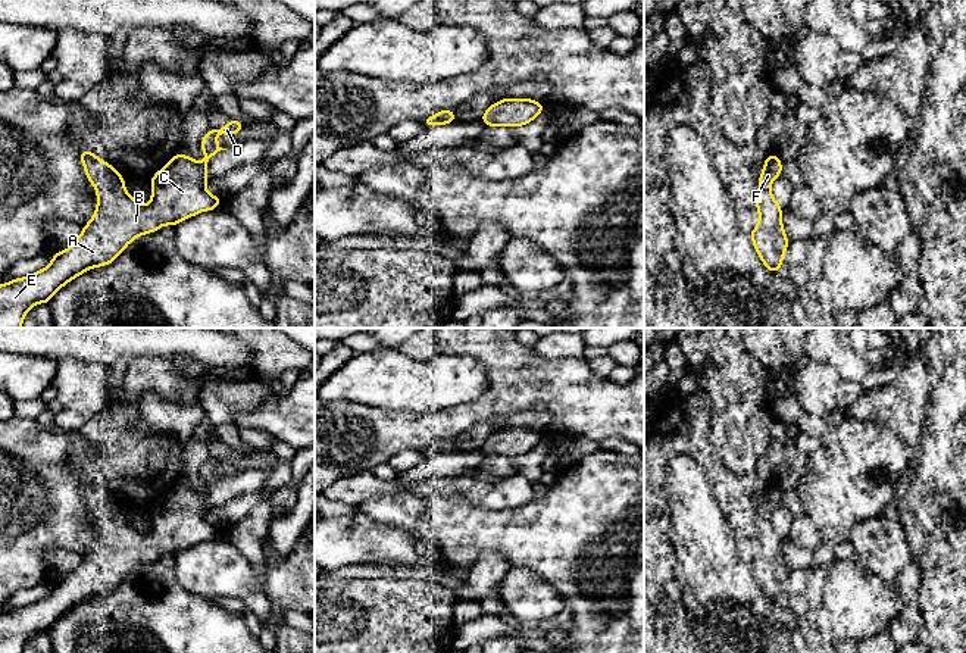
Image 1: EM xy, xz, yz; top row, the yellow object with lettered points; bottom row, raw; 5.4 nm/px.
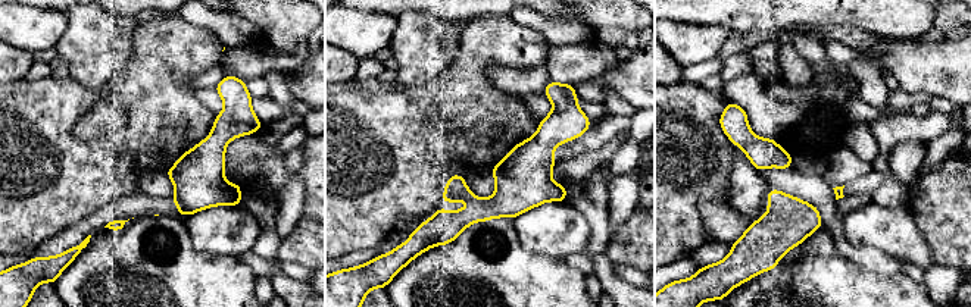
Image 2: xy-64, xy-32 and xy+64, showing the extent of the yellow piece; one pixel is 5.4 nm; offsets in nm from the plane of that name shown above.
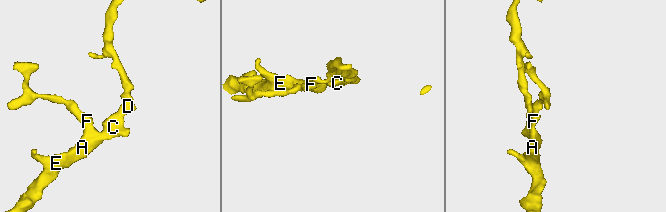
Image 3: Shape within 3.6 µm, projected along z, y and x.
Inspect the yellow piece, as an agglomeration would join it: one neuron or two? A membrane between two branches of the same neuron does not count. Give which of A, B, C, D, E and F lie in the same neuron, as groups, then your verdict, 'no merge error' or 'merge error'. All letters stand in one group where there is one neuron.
A B C D E F; no merge error

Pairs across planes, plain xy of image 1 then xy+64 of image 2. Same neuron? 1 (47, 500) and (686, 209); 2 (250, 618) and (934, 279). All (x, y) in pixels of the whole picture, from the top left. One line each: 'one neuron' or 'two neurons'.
1: one neuron
2: two neurons

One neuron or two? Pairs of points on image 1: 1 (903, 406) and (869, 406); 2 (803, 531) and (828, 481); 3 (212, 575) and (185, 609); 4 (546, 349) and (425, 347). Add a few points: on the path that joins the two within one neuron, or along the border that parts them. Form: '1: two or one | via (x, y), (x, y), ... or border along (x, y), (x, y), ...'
1: one | via (894, 406), (878, 406)
2: two | border along (804, 512), (815, 524), (824, 541)
3: two | border along (174, 569), (175, 578), (183, 587), (212, 599)
4: two | border along (531, 346), (544, 358), (568, 358)

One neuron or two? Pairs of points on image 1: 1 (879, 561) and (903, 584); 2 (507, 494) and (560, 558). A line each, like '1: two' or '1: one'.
1: two
2: two

